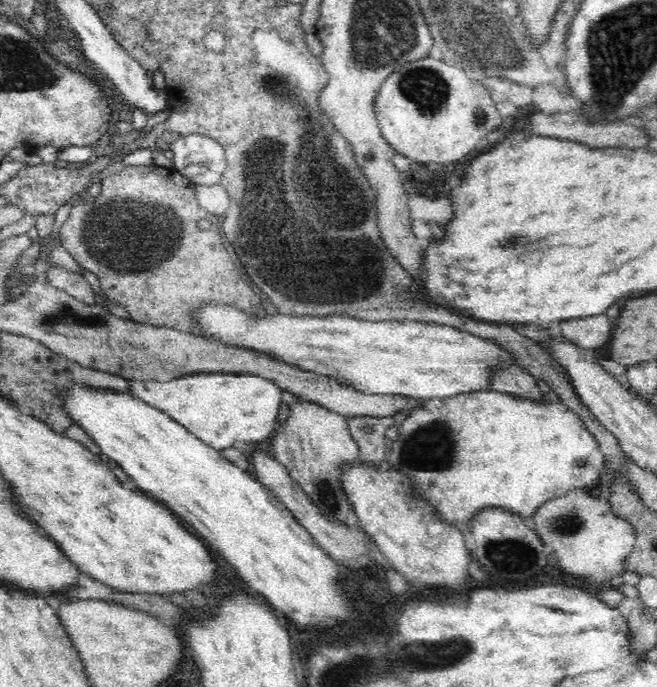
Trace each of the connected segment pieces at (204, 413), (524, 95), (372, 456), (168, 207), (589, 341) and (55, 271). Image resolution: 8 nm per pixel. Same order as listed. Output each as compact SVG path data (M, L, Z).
M196 373L160 381L129 381L129 394L159 409L217 451L270 439L276 431L282 390L266 377L245 373Z
M484 78L482 80L492 98L500 102L509 102L521 108L528 108L533 104L534 89L528 85L521 85L506 78Z
M347 417L348 429L358 445L362 464L385 463L386 441L396 423L392 417Z
M129 165L124 166L123 170L101 179L96 194L89 194L86 197L78 198L71 211L63 223L60 231L60 240L73 256L76 262L84 269L93 272L100 282L102 292L107 299L113 303L120 304L129 312L129 317L139 323L148 323L157 327L174 328L182 332L190 334L202 335L202 331L196 327L196 319L192 319L192 314L206 302L212 304L229 304L235 306L249 314L256 314L256 308L262 305L260 296L252 292L252 288L248 286L242 276L238 273L236 264L232 262L230 256L224 250L222 244L221 225L218 217L206 212L199 205L198 197L196 197L196 183L190 178L180 174L175 168L159 167L158 165Z
M606 314L570 319L561 321L561 336L590 353L590 348L601 347L611 339L613 327Z
M51 266L47 271L47 283L58 290L67 292L76 300L90 306L96 304L96 294L82 275L68 271L66 268Z

